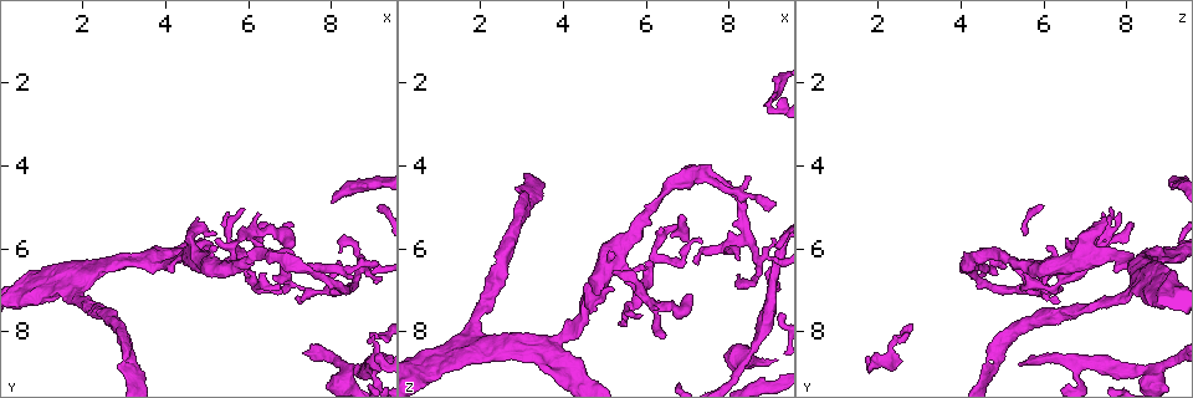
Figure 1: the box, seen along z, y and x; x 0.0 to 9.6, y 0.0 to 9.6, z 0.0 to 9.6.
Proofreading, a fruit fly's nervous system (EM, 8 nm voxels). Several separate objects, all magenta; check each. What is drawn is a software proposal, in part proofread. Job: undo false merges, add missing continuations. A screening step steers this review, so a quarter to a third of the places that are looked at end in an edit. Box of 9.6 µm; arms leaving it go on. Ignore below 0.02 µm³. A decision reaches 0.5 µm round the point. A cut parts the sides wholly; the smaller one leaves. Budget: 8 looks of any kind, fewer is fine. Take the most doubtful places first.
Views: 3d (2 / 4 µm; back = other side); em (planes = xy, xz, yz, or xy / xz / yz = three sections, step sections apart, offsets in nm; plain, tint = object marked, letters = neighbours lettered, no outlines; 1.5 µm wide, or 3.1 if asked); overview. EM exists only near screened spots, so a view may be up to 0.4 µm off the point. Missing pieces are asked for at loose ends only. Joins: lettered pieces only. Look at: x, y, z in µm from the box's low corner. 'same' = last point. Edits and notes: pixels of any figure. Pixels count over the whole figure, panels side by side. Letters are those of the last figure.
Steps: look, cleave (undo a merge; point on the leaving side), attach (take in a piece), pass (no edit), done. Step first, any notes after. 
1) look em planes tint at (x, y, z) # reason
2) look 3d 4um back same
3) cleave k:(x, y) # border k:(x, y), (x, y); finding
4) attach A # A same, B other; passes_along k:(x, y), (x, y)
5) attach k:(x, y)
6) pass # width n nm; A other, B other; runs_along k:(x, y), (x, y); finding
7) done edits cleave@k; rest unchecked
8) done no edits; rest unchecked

look 3d 4um at (7.25, 7.25, 6.40) # tapers out

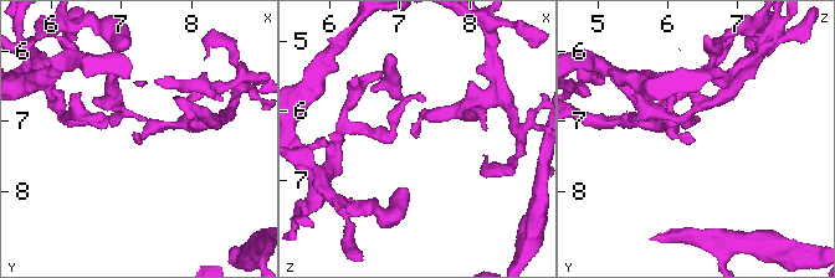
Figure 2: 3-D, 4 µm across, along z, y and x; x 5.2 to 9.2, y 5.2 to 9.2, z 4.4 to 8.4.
look em planes letters at (7.25, 7.30, 6.35) # shape alone is not enough

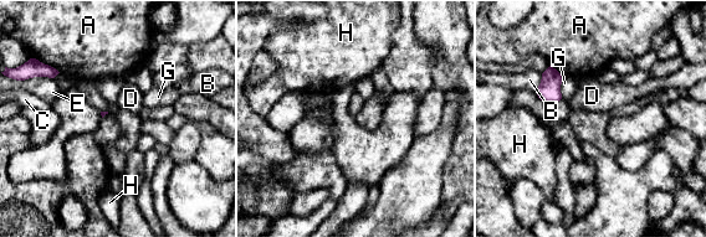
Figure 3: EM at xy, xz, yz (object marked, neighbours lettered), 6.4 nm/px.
pass # A other, B other, C other, D other, E other, G other, H other; border 3:(563, 77), (561, 98); none of them fits

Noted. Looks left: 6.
look 3d 4um at (6.25, 5.15, 7.45) # three-way junction

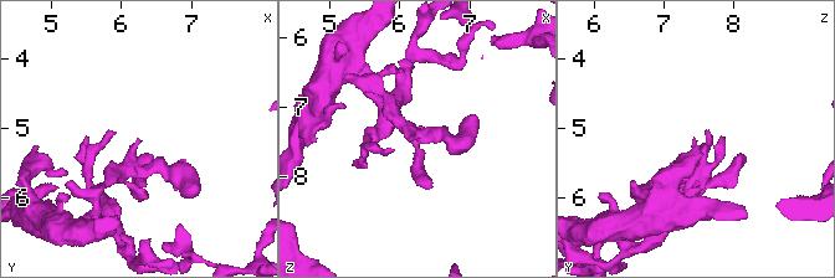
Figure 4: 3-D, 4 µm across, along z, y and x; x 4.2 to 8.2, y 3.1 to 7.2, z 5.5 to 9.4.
look em planes tint at (6.30, 5.15, 7.50) # arms 3; arm_widths 180, 200, 240 nm; need the tissue

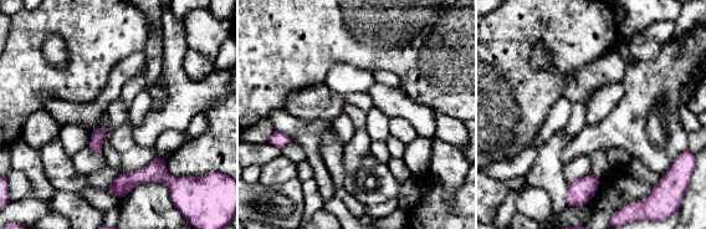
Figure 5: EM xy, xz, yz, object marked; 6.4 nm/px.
look em planes letters same

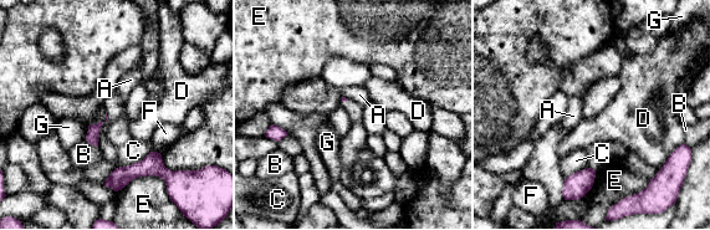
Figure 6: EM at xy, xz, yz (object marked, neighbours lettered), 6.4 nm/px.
pass # A other, B other, C other, D other, E other, F other, G other; border 6:(565, 179), (561, 192); none of them fits

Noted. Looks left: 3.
look 3d 4um at (9.05, 8.15, 2.50) # sharp bend

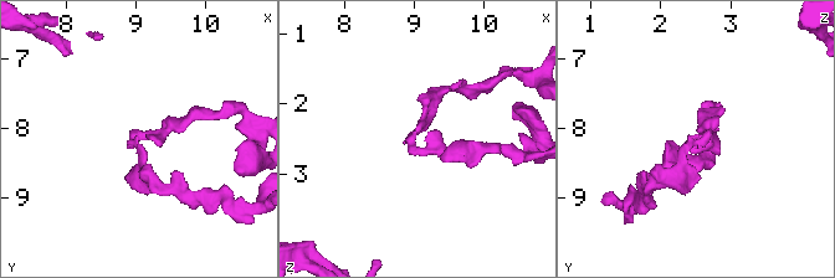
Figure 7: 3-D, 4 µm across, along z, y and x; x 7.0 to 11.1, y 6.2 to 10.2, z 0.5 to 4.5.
look em planes letters at (9.00, 8.20, 2.55)

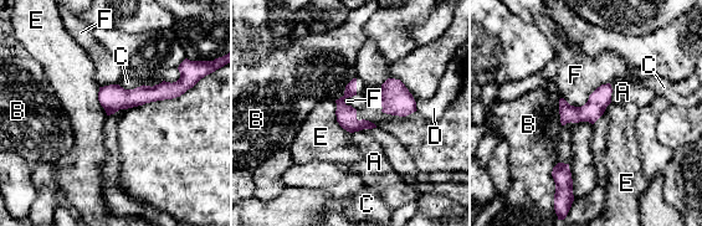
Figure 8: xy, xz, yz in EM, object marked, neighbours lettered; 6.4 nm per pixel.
pass # A other, B other, C other, D other, E other, F other; runs_along 8:(180, 91), (101, 97); one cell here

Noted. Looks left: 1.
done no edits; rest unchecked

